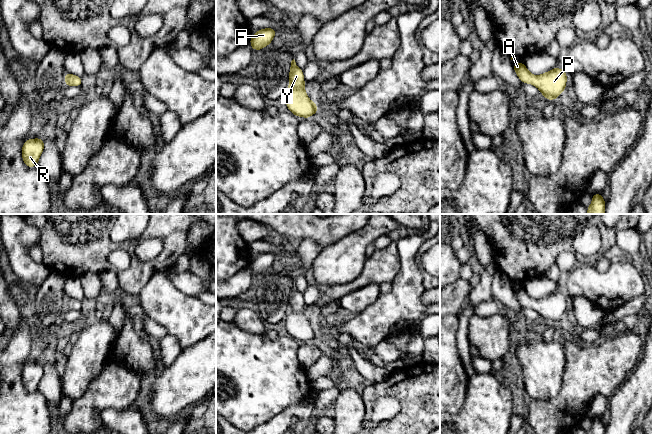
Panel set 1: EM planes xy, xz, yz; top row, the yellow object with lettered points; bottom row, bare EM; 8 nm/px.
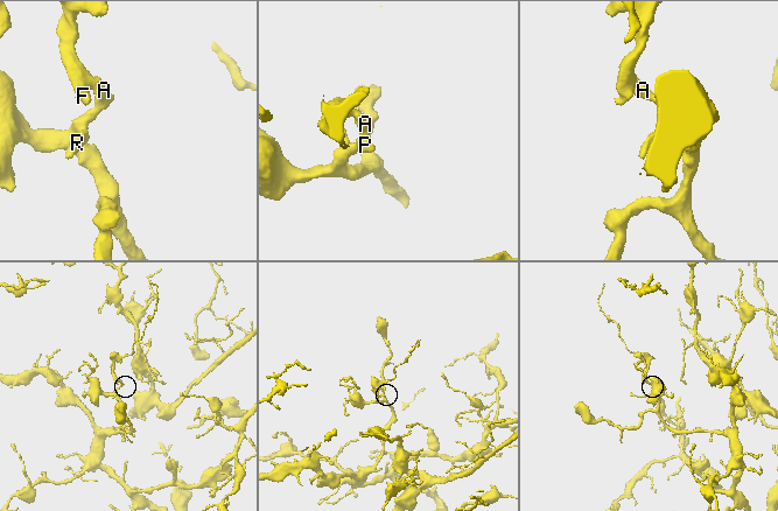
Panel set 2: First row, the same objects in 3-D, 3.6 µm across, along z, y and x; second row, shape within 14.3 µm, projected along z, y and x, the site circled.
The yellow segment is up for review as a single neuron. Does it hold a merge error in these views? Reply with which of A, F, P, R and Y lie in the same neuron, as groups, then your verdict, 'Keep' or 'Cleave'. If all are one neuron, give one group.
Groups: A F P R Y. Keep

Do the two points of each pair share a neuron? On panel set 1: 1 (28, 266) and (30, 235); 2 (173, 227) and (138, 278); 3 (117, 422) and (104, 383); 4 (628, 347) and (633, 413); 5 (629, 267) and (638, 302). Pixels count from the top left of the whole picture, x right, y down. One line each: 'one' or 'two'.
1: one
2: one
3: two
4: two
5: two

